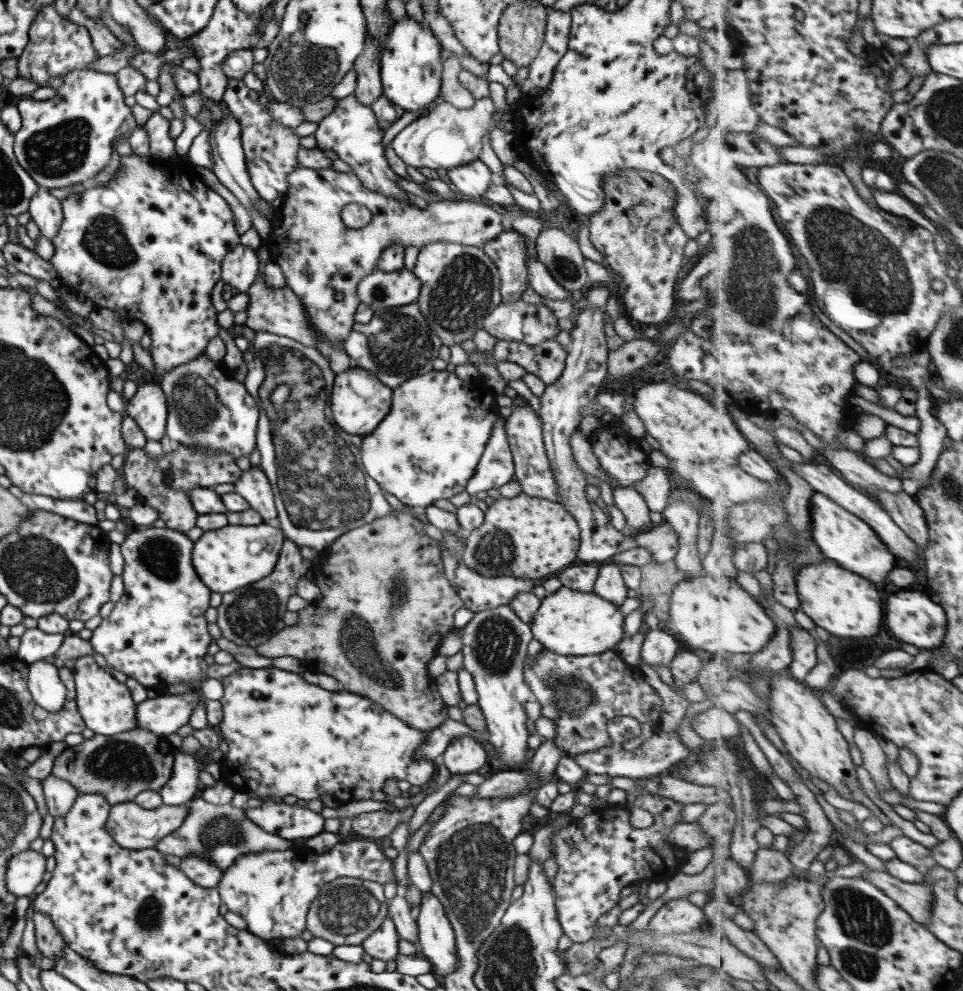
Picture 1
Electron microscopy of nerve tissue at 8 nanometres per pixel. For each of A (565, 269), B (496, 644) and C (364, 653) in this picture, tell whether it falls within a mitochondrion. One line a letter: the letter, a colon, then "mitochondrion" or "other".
A: mitochondrion
B: mitochondrion
C: mitochondrion

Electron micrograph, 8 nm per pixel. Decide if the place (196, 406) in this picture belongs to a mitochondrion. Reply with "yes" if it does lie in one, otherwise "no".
yes

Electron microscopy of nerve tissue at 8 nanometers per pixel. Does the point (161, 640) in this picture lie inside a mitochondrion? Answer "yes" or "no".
no

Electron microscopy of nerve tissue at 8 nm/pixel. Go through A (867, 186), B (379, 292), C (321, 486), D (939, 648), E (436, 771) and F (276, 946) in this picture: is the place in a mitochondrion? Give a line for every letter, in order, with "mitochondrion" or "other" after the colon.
A: other
B: mitochondrion
C: mitochondrion
D: other
E: other
F: other

